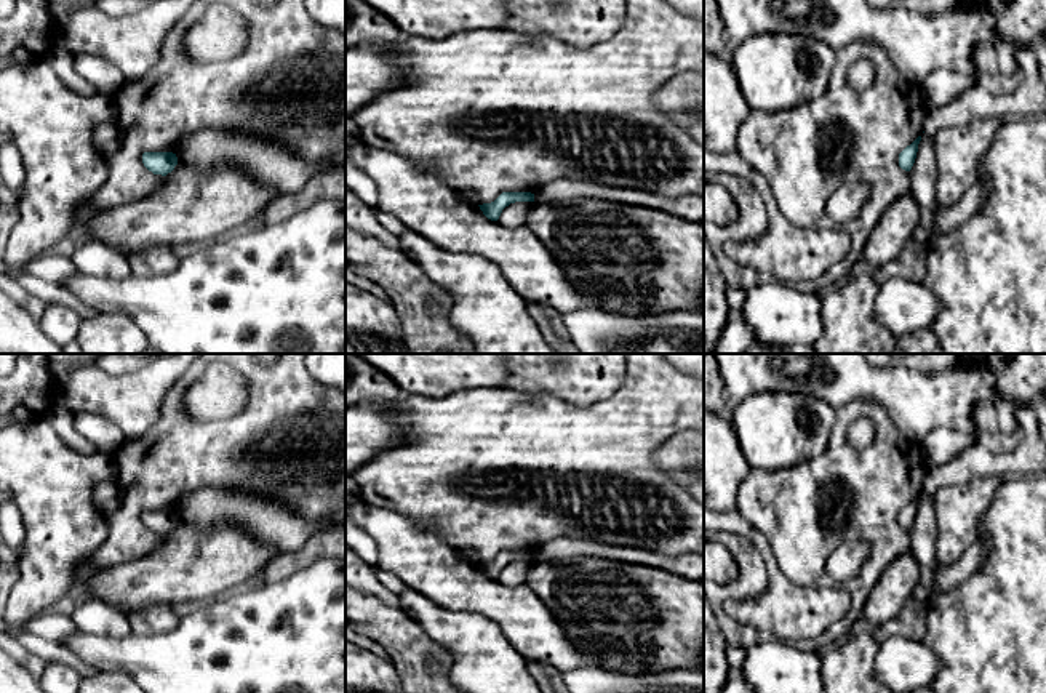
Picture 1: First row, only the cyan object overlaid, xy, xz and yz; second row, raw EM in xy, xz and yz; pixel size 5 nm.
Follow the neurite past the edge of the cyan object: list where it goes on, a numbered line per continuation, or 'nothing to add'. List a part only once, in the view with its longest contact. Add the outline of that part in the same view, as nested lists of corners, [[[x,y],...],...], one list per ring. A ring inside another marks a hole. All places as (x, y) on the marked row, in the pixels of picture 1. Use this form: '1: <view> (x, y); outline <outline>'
nothing to add

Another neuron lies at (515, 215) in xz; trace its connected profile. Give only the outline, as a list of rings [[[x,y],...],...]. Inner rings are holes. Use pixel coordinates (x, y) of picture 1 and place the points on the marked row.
[[[515,202],[505,206],[497,222],[507,229],[517,229],[526,224],[528,213],[533,202]]]

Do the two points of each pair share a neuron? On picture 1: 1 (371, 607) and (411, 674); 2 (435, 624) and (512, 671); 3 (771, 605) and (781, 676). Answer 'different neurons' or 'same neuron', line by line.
1: same neuron
2: same neuron
3: different neurons

